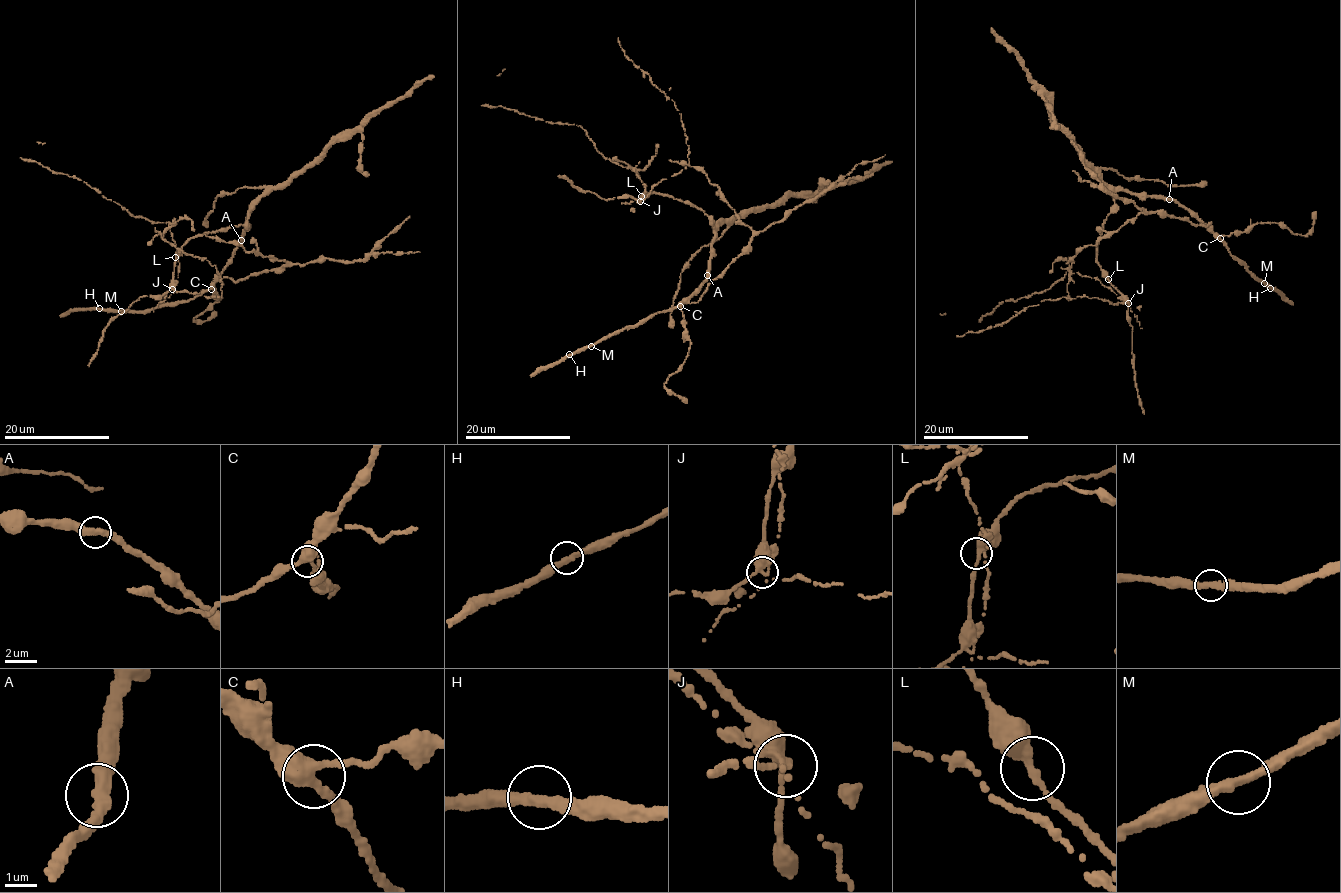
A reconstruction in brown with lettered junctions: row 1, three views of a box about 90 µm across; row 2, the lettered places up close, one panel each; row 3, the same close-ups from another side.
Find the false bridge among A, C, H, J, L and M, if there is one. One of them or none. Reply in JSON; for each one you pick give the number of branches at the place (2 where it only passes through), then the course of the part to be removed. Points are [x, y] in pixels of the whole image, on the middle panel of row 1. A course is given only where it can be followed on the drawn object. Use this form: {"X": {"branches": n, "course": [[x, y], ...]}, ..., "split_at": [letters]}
{"J": {"branches": 3}, "split_at": ["J"]}

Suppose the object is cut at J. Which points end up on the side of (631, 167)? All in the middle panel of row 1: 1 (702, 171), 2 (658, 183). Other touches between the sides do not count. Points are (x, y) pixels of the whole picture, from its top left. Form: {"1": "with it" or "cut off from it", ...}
{"1": "cut off from it", "2": "with it"}

